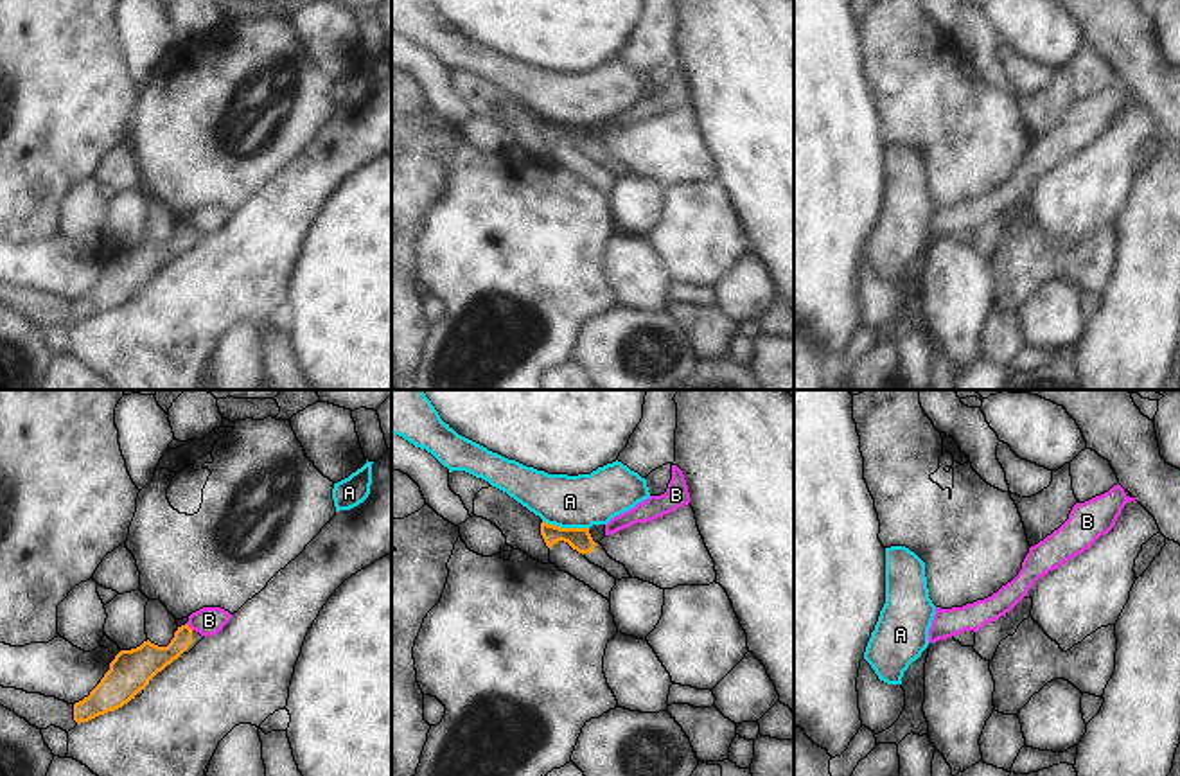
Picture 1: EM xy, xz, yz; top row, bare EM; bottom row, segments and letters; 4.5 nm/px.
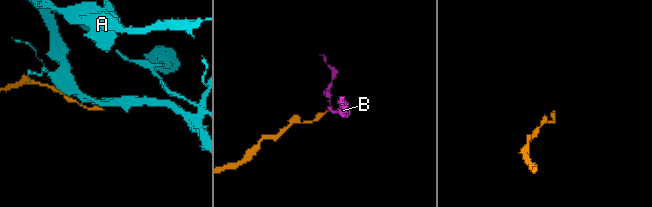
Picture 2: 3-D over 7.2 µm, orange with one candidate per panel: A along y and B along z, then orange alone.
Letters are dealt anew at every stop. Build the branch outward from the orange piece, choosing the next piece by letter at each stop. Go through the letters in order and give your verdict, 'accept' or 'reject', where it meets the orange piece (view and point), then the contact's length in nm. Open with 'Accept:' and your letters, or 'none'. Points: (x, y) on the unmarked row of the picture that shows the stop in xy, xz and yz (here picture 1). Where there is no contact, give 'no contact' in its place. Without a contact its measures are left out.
Accept: none
A: reject | xz (566, 126) | 220 nm
B: reject | xy (187, 223) | 50 nm

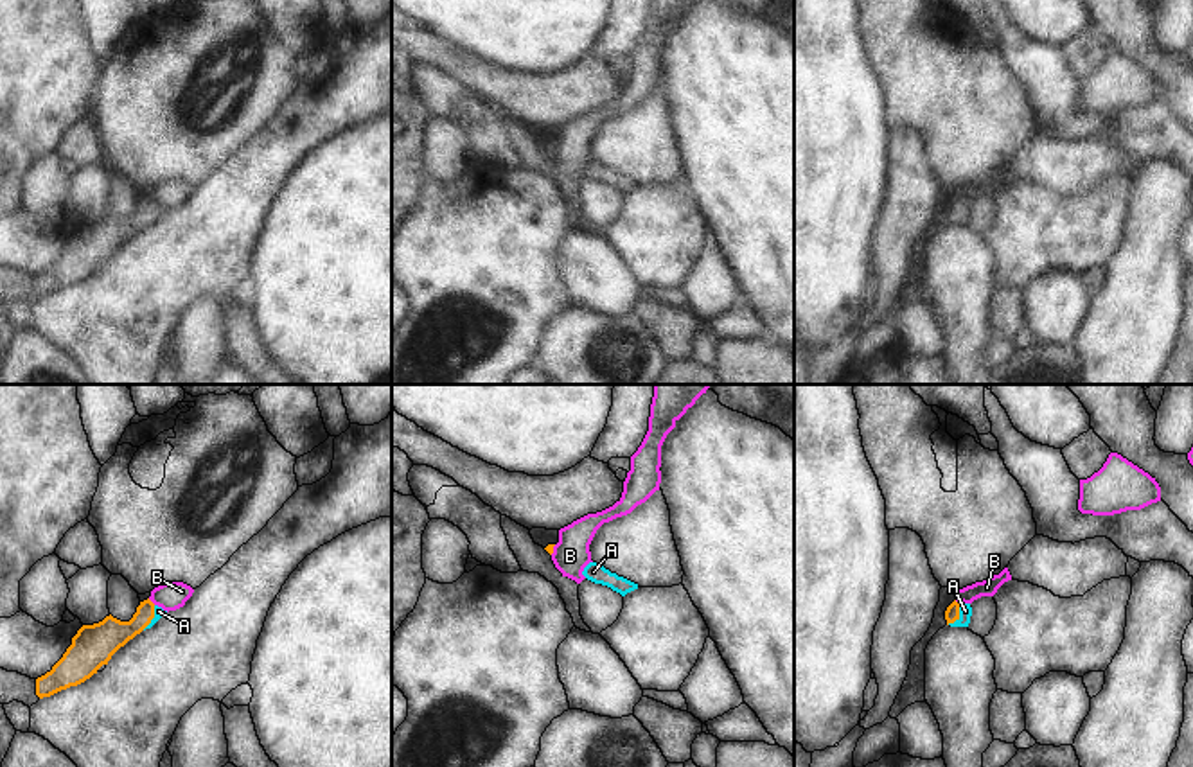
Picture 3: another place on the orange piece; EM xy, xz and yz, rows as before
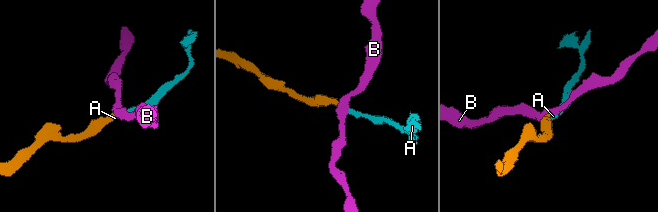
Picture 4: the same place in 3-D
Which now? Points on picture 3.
Accept: A
A: accept | yz (958, 212) | 120 nm
B: reject | xy (150, 198) | 50 nm

